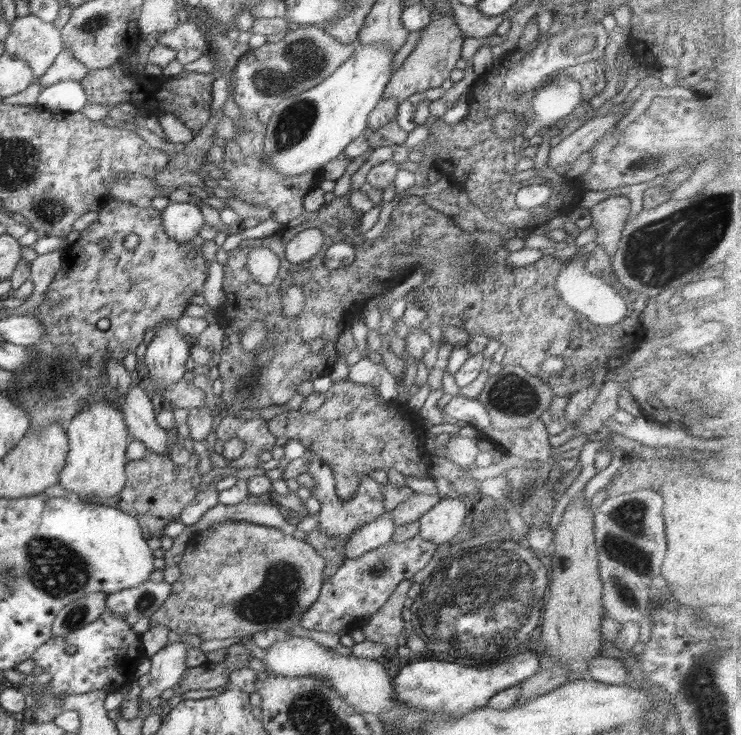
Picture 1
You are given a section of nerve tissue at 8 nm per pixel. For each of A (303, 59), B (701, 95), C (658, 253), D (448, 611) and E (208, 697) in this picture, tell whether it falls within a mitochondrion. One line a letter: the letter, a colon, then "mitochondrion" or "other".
A: mitochondrion
B: other
C: mitochondrion
D: mitochondrion
E: other

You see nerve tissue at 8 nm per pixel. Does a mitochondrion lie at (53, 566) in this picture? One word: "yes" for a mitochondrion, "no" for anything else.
yes

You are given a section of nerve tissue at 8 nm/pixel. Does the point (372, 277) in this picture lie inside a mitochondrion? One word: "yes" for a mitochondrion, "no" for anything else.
no

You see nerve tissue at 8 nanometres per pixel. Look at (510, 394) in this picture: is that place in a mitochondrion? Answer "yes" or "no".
yes

